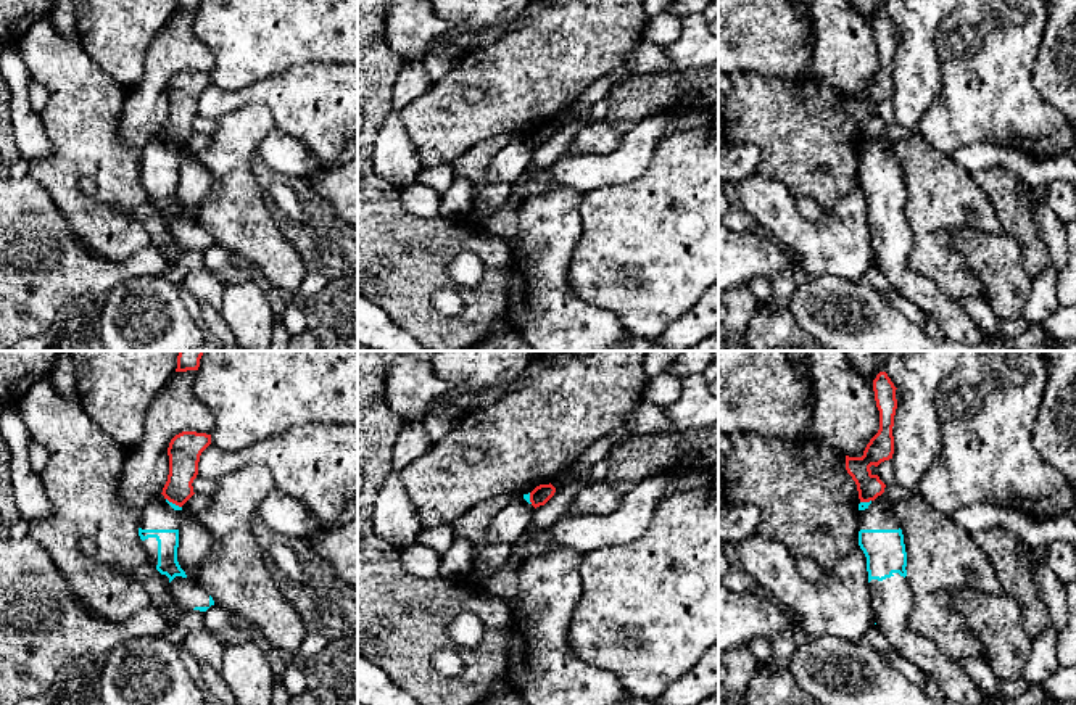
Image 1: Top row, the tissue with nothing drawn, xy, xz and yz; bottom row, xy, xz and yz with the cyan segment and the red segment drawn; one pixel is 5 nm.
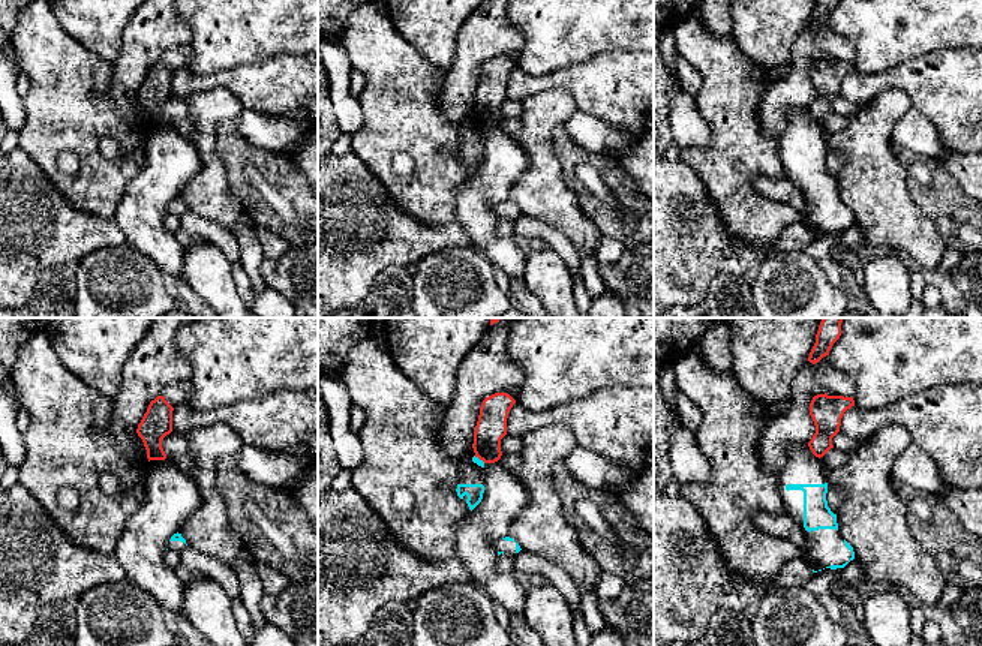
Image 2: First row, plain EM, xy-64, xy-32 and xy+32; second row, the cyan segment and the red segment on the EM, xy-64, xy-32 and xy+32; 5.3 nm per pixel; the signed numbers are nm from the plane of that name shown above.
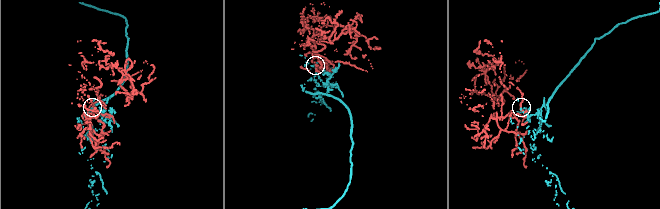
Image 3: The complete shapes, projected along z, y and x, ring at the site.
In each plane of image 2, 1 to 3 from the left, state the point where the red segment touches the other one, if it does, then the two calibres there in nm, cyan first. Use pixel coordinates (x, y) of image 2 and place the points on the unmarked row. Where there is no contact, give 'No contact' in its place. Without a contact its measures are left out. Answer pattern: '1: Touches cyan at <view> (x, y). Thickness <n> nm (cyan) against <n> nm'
1: No contact
2: Touches cyan at xy-32 (479, 123). Thickness 40 nm (cyan) against 160 nm
3: No contact

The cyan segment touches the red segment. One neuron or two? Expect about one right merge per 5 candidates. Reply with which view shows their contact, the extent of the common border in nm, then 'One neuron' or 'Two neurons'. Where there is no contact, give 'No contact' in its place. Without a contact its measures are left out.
Touches cyan in xy. Shared border 90 nm. Two neurons

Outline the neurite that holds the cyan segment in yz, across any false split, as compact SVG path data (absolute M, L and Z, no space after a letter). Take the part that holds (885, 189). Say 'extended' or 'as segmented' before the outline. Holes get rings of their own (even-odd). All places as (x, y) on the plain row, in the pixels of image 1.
extended | M883 134L859 143L859 185L867 196L868 230L875 264L892 288L936 322L946 340L981 344L986 333L965 307L934 282L910 272L912 225L907 217L907 192L894 143Z

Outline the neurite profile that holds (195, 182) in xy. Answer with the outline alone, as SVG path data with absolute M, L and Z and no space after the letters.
M182 151L179 164L177 201L187 219L197 222L198 209L214 185L213 175L198 163L193 153Z

